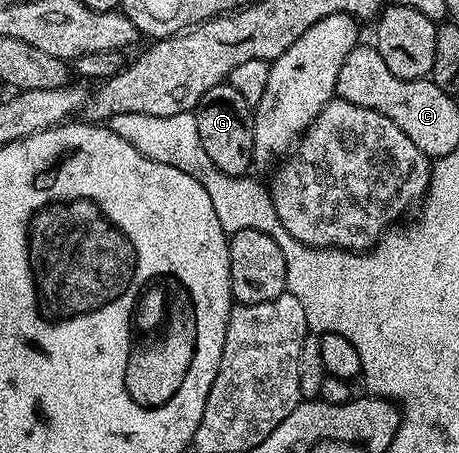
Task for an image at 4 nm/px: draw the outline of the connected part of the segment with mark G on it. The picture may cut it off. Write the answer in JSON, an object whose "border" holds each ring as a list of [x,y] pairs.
{"border":[[[222,84],[203,92],[195,111],[199,124],[201,150],[211,156],[211,164],[227,176],[244,178],[254,169],[253,164],[253,110],[235,88]]]}

